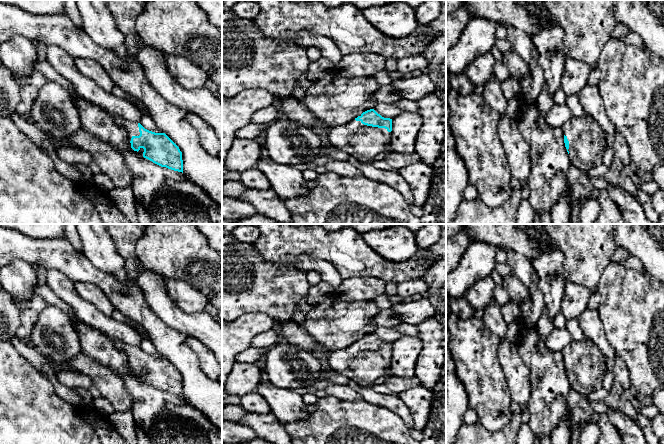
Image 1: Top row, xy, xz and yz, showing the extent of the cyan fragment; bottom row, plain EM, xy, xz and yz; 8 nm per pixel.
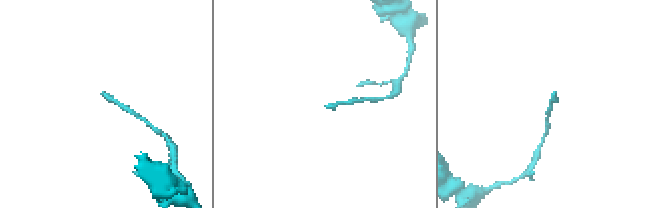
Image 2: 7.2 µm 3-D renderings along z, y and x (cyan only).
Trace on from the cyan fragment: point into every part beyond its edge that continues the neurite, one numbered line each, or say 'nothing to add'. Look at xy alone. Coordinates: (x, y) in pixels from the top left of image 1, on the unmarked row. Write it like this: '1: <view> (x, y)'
1: xy (132, 352)

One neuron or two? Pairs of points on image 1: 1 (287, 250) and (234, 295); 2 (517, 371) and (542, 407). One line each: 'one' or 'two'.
1: two
2: two

